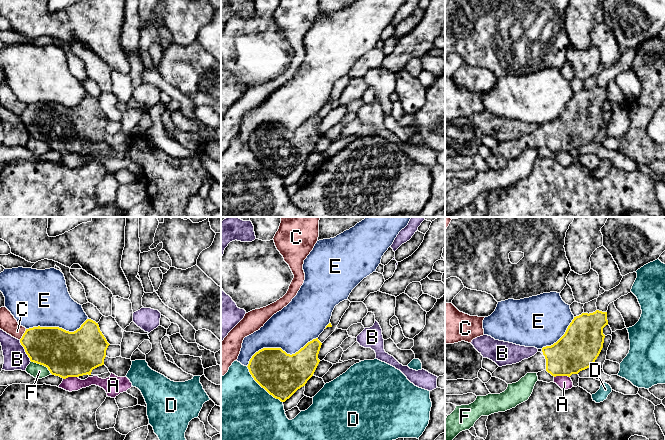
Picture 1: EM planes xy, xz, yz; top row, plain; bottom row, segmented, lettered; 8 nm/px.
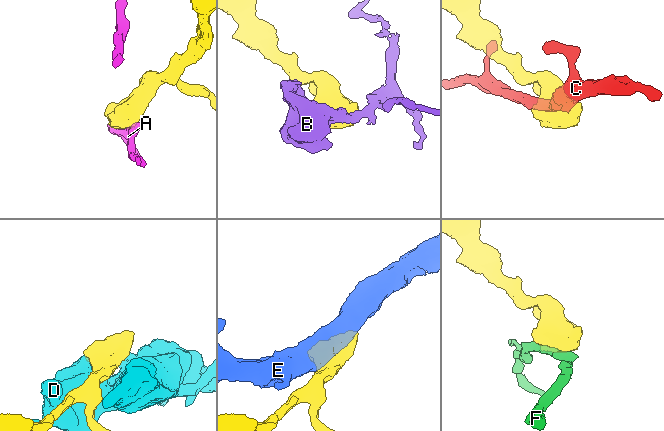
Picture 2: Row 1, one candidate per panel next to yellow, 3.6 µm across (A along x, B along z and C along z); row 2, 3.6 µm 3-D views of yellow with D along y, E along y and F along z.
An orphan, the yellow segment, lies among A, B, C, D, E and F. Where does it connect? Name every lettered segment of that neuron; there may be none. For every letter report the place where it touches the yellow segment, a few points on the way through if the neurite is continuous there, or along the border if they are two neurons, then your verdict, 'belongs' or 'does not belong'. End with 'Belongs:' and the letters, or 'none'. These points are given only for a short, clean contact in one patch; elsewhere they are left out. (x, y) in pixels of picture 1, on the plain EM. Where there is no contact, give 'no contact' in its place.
A: contact yz (561, 151); does not belong
B: contact xy (25, 127); does not belong
C: contact xy (23, 110); border xy (26, 105), (19, 115); does not belong
D: contact xz (262, 163); does not belong
E: contact xz (279, 124); does not belong
F: contact xy (42, 140); does not belong
Belongs: none

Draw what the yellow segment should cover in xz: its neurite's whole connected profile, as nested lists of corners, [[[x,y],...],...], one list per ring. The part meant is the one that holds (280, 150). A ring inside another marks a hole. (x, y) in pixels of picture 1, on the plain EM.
[[[318,114],[313,115],[292,131],[281,124],[263,124],[252,132],[247,143],[262,164],[285,178],[313,152],[320,138],[321,121]]]

